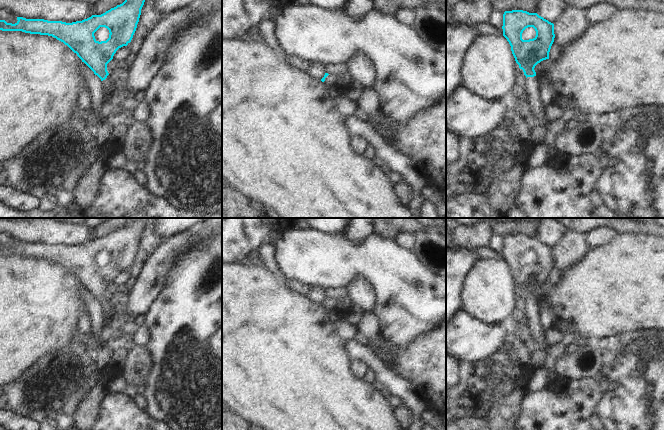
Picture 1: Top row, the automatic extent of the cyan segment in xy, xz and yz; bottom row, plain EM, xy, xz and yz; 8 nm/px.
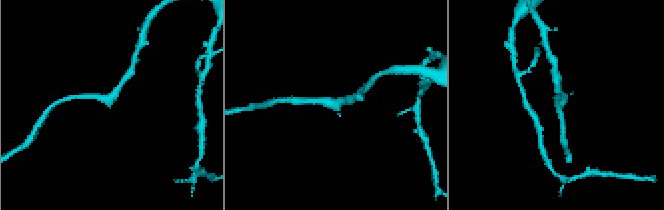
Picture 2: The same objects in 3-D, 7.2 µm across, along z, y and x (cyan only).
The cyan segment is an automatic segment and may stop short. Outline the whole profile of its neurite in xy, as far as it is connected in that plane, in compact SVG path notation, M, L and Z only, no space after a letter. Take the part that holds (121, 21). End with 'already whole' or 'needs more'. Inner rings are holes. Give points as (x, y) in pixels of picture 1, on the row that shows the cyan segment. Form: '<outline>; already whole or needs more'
M125 0L122 4L117 5L114 8L106 11L101 15L92 15L91 17L84 19L82 21L76 21L72 23L66 23L62 21L48 21L44 19L26 19L23 17L17 17L17 22L15 24L7 23L5 20L0 20L0 30L2 31L22 31L30 34L40 34L48 35L56 38L57 40L63 42L67 45L77 56L84 62L93 72L97 75L102 81L102 87L105 99L111 94L108 90L110 88L109 80L107 76L109 75L107 71L107 64L113 59L116 51L123 47L127 46L136 31L137 24L141 15L141 9L144 5L145 0ZM105 27L109 30L109 38L106 41L97 41L95 39L94 33L100 28Z; needs more

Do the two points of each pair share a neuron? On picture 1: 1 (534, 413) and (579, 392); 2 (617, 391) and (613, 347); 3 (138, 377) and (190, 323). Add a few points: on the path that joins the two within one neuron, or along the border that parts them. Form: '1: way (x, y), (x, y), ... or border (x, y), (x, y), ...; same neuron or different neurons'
1: way (545, 413), (558, 413), (568, 403); same neuron
2: way (617, 380), (617, 358); same neuron
3: border (145, 347), (151, 359), (151, 369), (143, 384); different neurons

